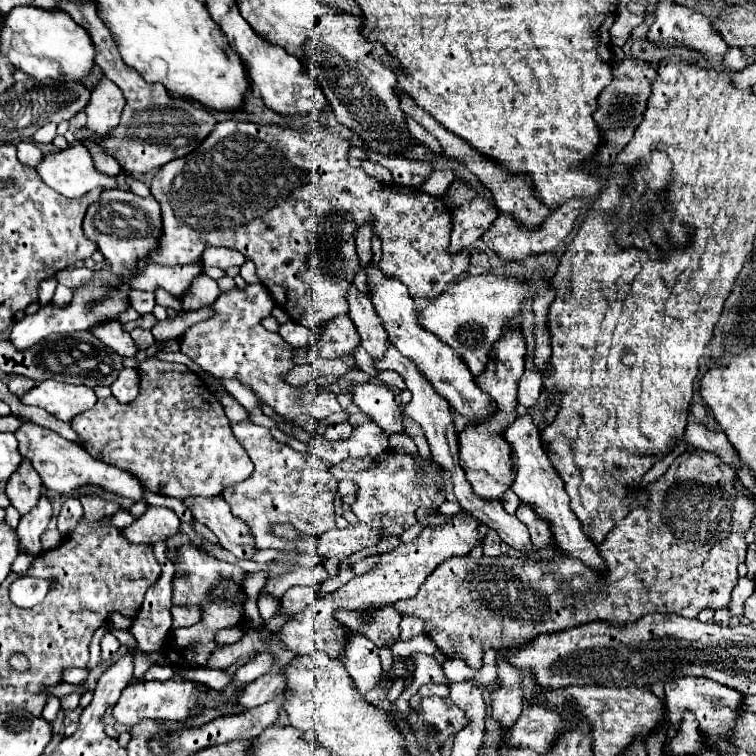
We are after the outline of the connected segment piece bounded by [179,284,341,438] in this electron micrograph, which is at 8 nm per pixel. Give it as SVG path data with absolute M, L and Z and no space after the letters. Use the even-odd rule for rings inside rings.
M247 284L245 288L233 288L229 292L219 294L219 298L209 306L215 316L201 320L189 326L181 338L181 352L187 354L197 366L211 372L223 380L237 380L243 386L249 386L253 394L265 402L283 422L277 422L277 428L293 438L293 426L307 428L309 422L321 422L331 412L339 412L341 406L337 402L337 394L333 390L321 388L313 396L301 394L303 386L293 386L285 380L285 376L293 370L293 354L295 348L281 338L281 334L269 332L261 326L261 320L271 316L273 298L263 284Z

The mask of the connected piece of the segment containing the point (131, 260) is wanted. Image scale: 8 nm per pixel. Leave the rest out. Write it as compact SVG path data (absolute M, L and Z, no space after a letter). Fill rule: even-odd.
M117 188L103 190L99 202L91 204L85 214L83 232L87 238L97 242L97 248L111 264L111 270L115 274L131 274L131 270L135 268L135 260L147 256L157 246L157 236L161 234L159 216L159 202L153 196L139 198L137 194Z

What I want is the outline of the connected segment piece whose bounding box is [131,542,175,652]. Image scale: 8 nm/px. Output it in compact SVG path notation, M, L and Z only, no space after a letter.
M165 542L155 544L155 558L161 566L161 576L147 590L139 618L133 620L131 628L141 652L159 652L165 646L171 628L171 578L175 574L175 566L167 560Z

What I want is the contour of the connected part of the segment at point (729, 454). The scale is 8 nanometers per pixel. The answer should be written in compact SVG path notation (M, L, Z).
M691 422L691 424L687 424L685 440L695 448L715 452L723 462L727 462L729 466L739 470L739 466L737 466L739 454L735 454L735 448L731 446L731 442L727 440L727 436L721 430L709 430L701 422Z

